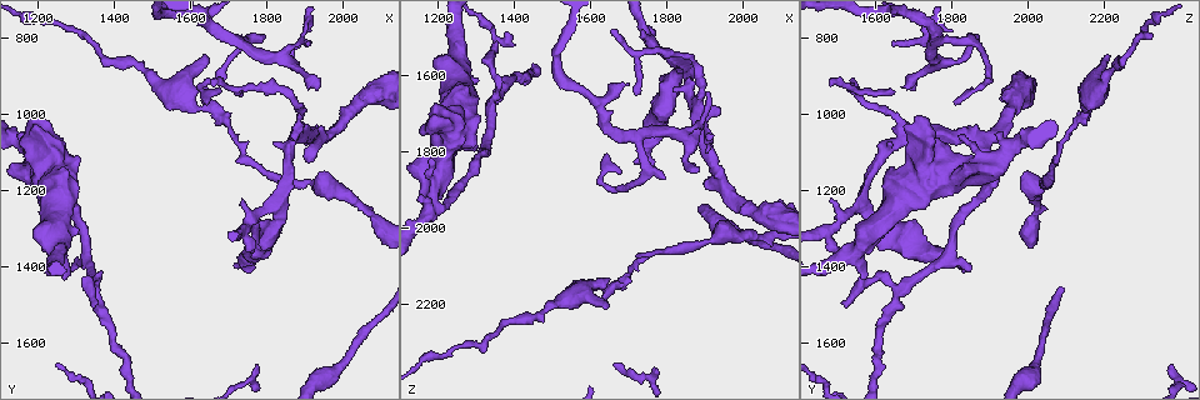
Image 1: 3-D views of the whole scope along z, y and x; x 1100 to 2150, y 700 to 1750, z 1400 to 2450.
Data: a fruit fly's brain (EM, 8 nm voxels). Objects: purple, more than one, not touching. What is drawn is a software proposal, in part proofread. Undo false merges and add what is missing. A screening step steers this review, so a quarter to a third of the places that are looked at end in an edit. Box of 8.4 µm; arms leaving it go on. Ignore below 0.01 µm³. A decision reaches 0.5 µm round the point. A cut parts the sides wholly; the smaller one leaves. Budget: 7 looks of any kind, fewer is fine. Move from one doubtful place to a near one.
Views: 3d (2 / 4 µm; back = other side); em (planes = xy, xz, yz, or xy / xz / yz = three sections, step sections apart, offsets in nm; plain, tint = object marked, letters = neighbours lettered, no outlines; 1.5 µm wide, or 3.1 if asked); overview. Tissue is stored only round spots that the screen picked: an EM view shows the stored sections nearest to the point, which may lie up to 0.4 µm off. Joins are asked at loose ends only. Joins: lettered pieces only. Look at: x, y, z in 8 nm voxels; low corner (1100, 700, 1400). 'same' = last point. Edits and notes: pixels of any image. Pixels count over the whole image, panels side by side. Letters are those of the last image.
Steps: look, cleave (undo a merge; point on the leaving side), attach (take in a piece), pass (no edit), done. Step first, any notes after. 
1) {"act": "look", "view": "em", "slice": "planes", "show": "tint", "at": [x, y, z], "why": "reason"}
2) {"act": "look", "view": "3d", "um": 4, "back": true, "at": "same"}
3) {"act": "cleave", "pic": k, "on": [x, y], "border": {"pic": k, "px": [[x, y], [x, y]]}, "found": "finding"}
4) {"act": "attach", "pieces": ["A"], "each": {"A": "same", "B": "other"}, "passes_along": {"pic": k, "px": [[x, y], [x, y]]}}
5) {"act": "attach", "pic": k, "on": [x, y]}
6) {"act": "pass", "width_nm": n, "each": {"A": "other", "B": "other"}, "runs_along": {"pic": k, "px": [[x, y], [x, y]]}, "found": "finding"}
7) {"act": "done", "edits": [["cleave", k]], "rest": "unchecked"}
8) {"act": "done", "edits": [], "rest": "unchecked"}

{"act": "look", "view": "em", "slice": "planes", "show": "letters", "at": [1290, 1410, 1860], "why": "tapers out"}

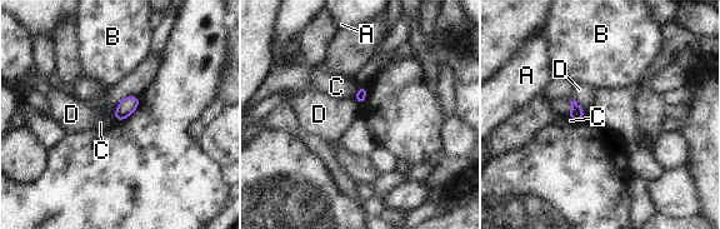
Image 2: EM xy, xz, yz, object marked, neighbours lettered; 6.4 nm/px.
{"act": "pass", "each": {"A": "other", "B": "other", "C": "other", "D": "other"}, "border": {"pic": 2, "px": [[139, 96], [125, 96], [113, 118]]}, "found": "none of them fits"}

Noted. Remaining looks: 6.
{"act": "look", "view": "3d", "um": 2, "at": [1800, 795, 1870]}

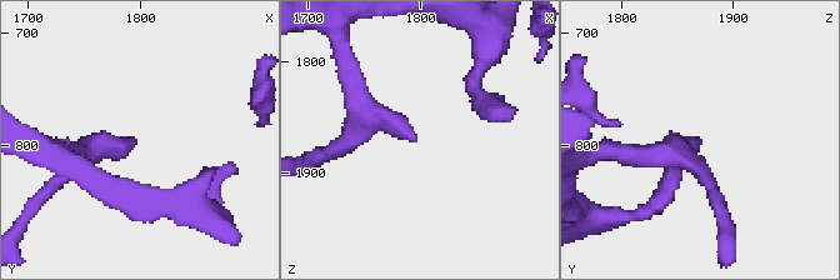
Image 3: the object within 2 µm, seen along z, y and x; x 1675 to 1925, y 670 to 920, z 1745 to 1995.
{"act": "look", "view": "em", "slice": "planes", "show": "letters", "at": [1800, 800, 1870], "why": "now the EM"}

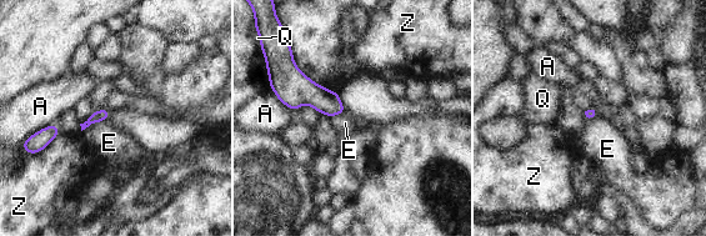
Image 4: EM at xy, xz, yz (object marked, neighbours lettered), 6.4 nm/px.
{"act": "pass", "longest_contact_nm": ["Z", 380], "each": {"A": "other", "E": "other", "Q": "other", "Z": "other"}, "border": {"pic": 4, "px": [[108, 118], [94, 121], [81, 131]]}, "found": "none of them fits"}

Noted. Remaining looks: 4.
{"act": "look", "view": "3d", "um": 4, "at": [1660, 925, 1480], "why": "tapers out"}

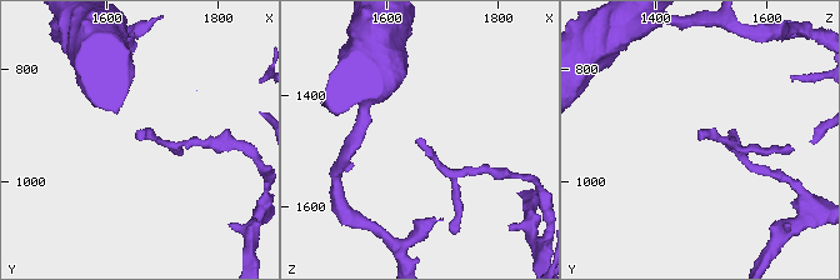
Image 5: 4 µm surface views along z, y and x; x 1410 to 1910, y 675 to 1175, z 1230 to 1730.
{"act": "look", "view": "em", "slice": "yz", "step": 8, "show": "tint", "at": [1655, 920, 1470], "why": "shape alone is not enough"}

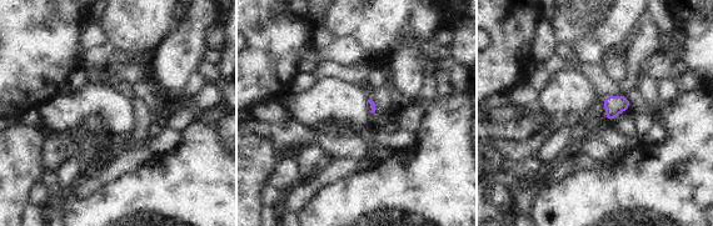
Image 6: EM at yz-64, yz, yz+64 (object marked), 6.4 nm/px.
{"act": "look", "view": "em", "slice": "planes", "show": "letters", "at": "same", "why": "cut it another way"}

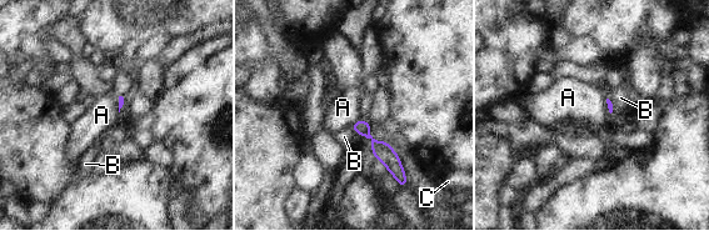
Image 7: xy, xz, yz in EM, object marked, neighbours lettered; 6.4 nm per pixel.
{"act": "pass", "each": {"A": "other", "B": "other", "C": "other"}, "runs_along": {"pic": 7, "px": [[359, 124], [390, 159], [397, 172]]}, "found": "none of them fits"}

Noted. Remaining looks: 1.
{"act": "done", "edits": [], "rest": "unchecked"}

